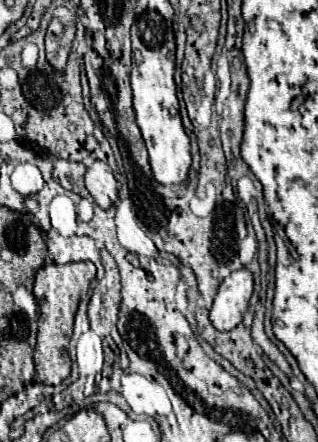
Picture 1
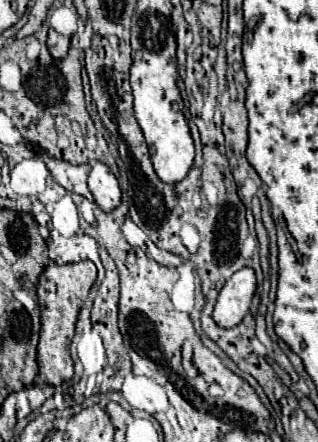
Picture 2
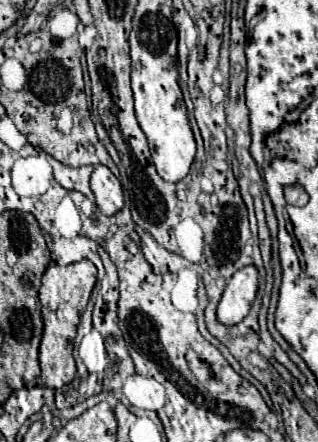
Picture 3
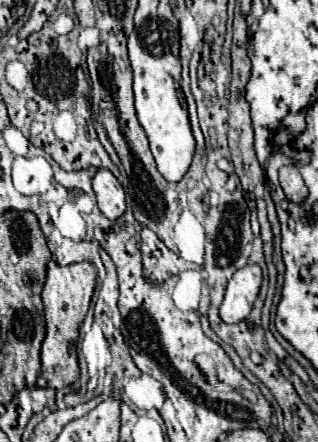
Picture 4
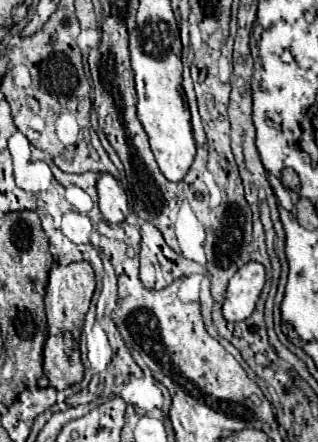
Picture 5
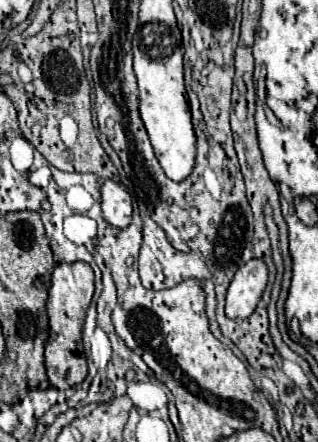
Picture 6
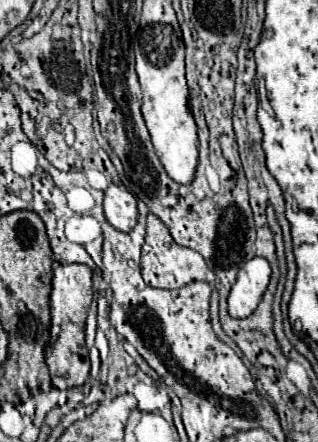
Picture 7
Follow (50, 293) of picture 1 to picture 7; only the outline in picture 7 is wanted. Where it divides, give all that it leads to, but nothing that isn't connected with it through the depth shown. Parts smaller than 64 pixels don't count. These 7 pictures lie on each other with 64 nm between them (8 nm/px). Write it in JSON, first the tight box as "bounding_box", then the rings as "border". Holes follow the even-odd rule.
{"bounding_box":[45,264,92,390],"border":[[[58,264],[54,268],[54,278],[52,278],[52,294],[50,294],[50,314],[52,314],[52,326],[50,326],[50,339],[45,348],[45,361],[50,368],[52,384],[60,390],[66,388],[76,388],[84,386],[90,376],[90,358],[88,358],[88,348],[84,342],[84,324],[88,308],[92,302],[92,270],[84,264]]]}

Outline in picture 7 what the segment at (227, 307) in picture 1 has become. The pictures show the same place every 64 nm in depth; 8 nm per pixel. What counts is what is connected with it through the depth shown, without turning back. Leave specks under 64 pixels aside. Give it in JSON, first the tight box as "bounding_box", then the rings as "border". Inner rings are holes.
{"bounding_box":[228,256,272,318],"border":[[[258,256],[240,268],[236,284],[228,296],[228,312],[232,318],[246,318],[256,310],[268,288],[270,274],[272,270],[268,260]]]}

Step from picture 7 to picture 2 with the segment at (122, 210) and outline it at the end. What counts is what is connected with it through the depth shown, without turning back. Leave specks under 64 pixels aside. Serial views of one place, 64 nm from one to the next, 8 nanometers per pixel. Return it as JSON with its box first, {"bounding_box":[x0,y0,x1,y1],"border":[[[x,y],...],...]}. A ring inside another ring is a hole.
{"bounding_box":[88,162,122,212],"border":[[[102,162],[92,164],[92,172],[88,176],[88,188],[96,200],[96,204],[104,212],[112,212],[116,206],[120,206],[122,190],[116,180],[116,176],[110,172],[110,168]]]}

